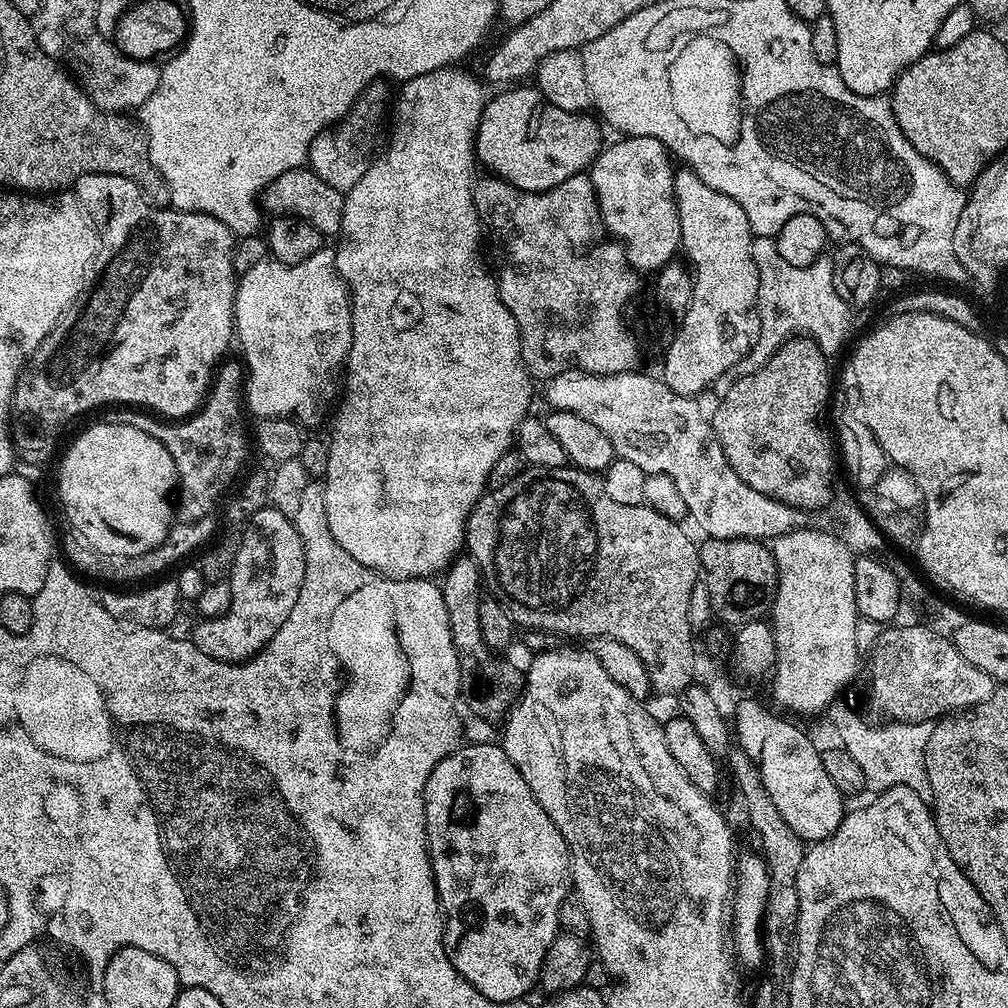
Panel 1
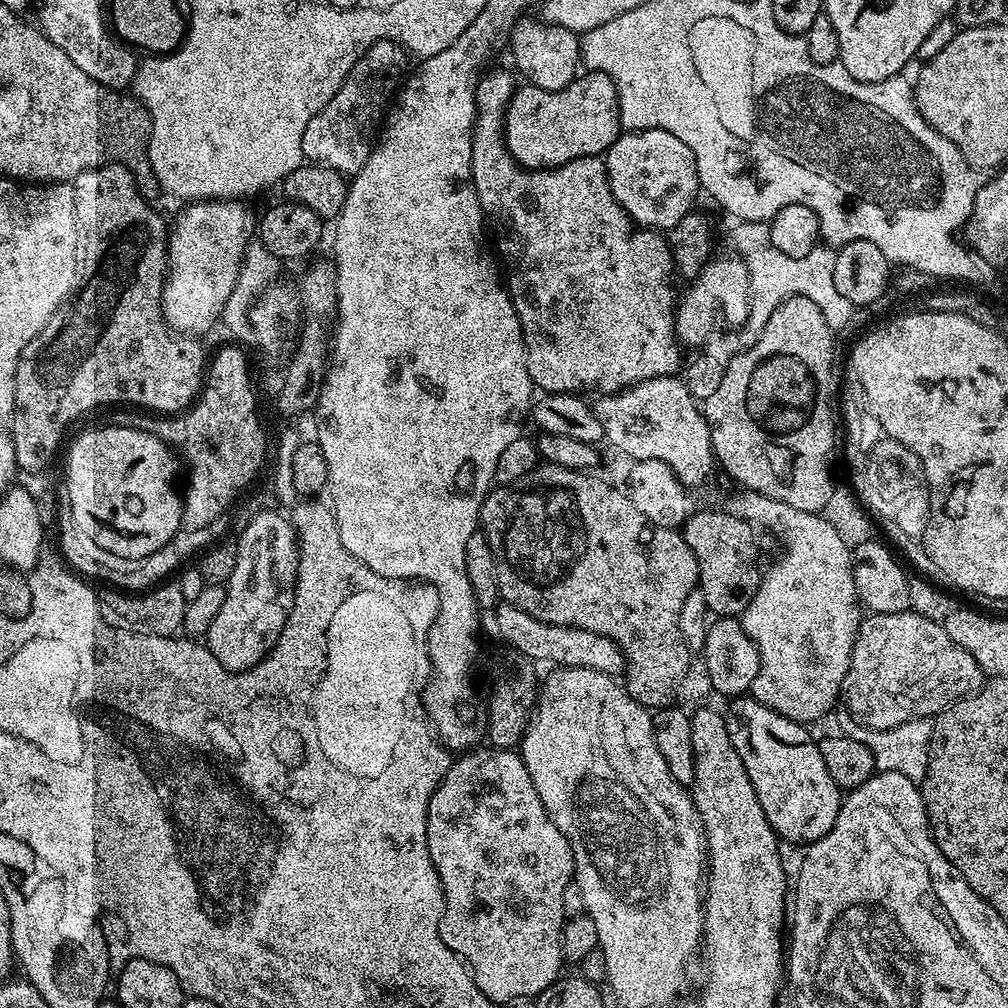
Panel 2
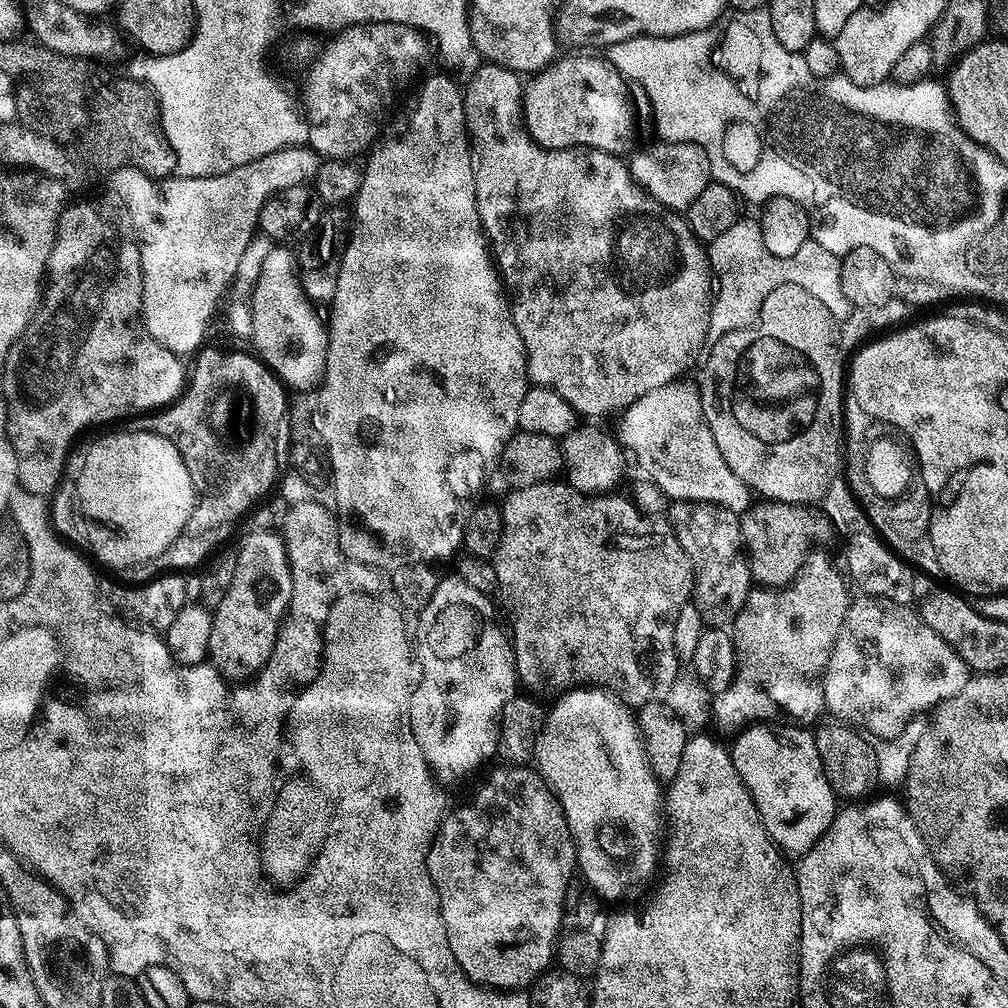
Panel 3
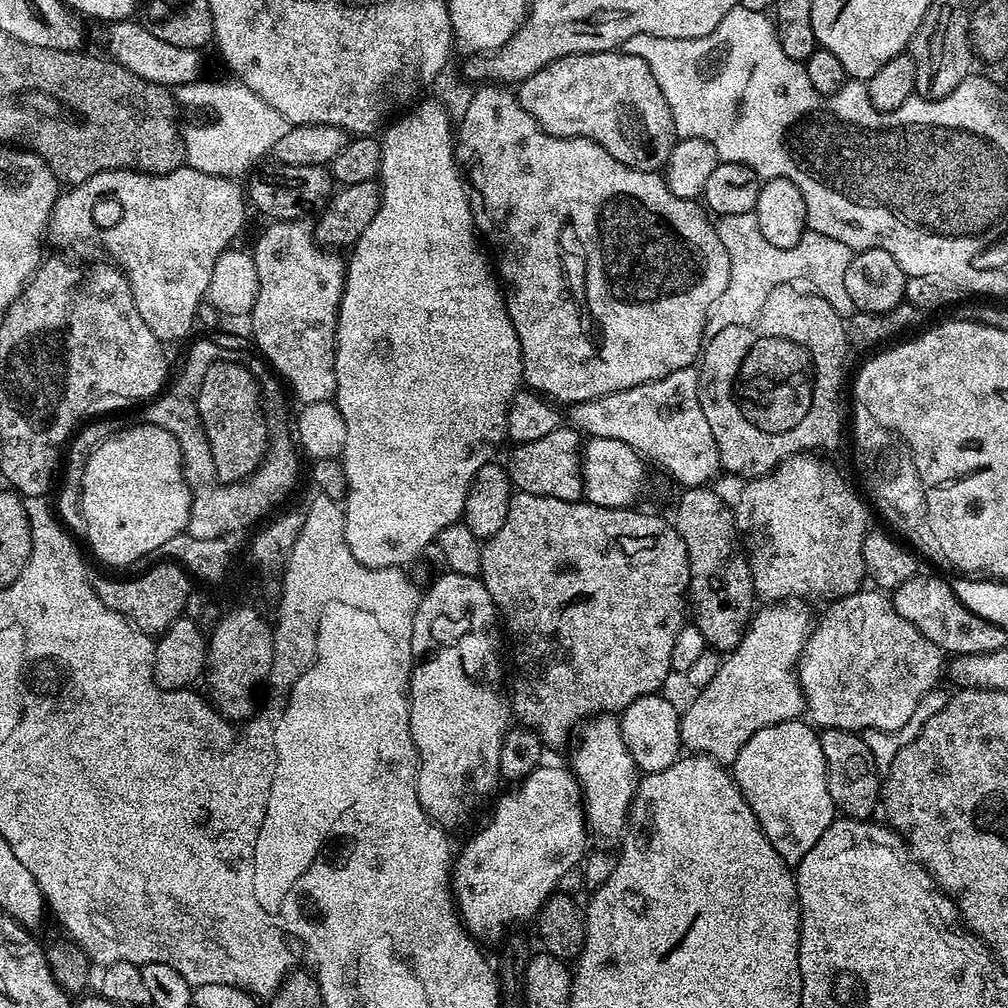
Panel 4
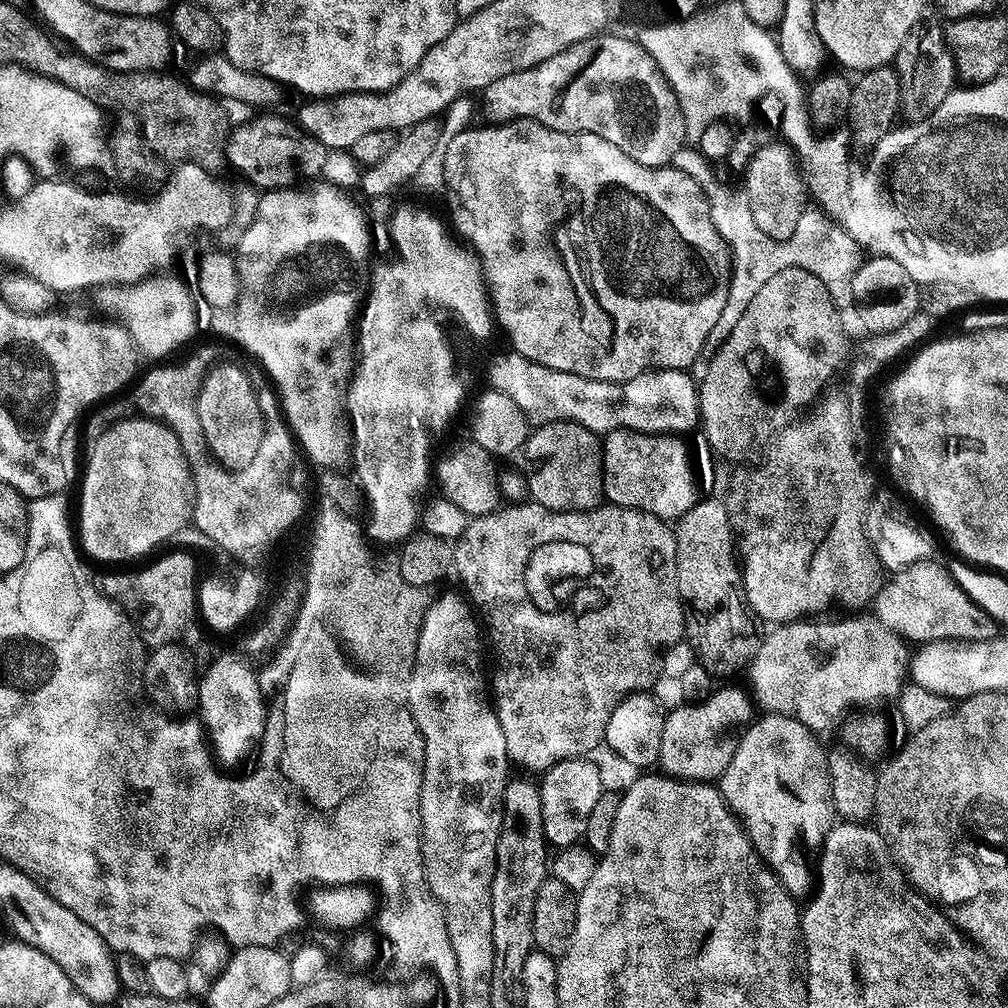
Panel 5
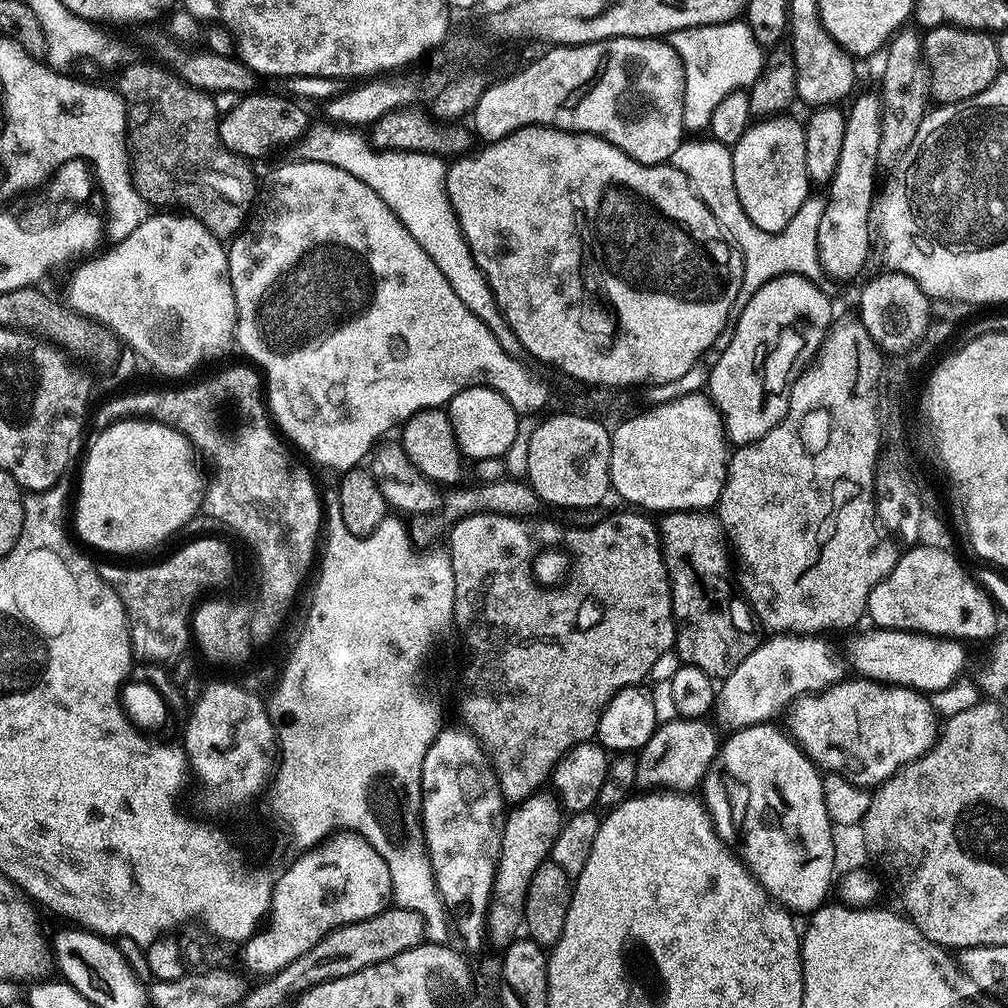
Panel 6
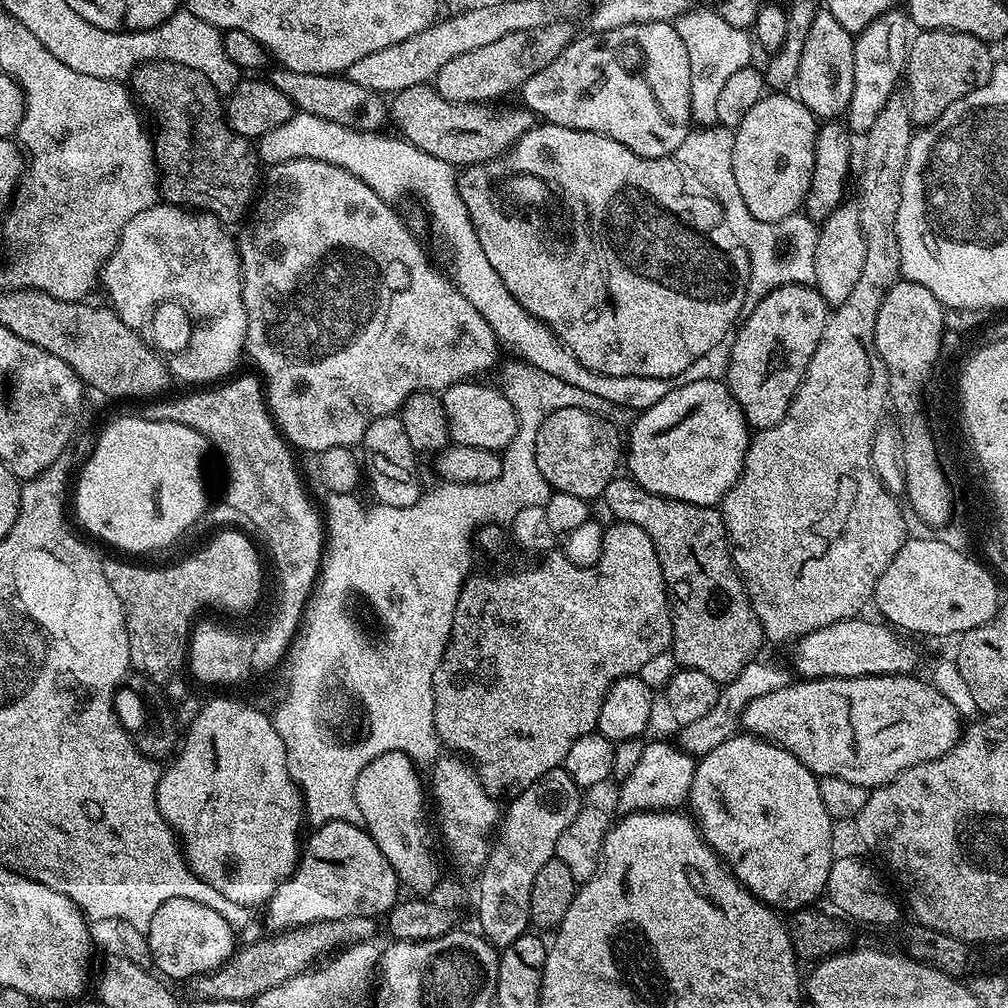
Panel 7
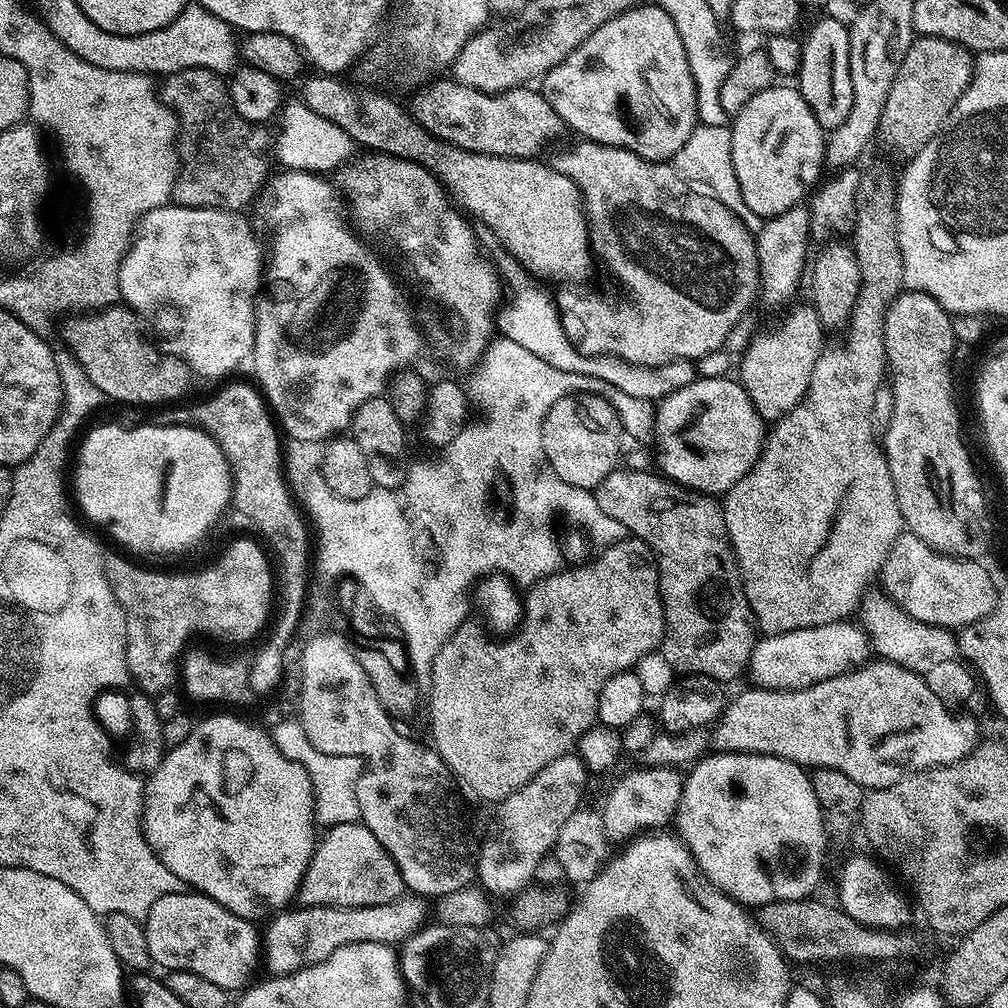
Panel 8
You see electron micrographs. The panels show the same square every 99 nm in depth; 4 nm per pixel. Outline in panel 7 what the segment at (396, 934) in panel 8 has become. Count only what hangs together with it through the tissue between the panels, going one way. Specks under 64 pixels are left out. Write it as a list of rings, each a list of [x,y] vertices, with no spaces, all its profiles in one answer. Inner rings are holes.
[[[355,916],[341,920],[323,920],[317,924],[307,924],[302,928],[281,931],[273,935],[276,936],[273,940],[260,940],[249,948],[241,947],[216,972],[207,972],[204,976],[195,977],[190,987],[202,1000],[226,998],[250,1002],[258,994],[303,973],[311,965],[308,963],[318,959],[323,952],[331,953],[341,946],[371,939],[376,932],[376,924],[377,921],[371,916]]]

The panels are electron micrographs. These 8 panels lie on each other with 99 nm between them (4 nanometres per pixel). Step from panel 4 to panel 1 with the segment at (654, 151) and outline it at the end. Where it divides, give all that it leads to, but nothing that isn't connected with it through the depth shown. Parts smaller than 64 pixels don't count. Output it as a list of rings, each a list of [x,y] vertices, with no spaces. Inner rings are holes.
[[[512,86],[507,90],[500,90],[496,97],[489,99],[484,105],[484,113],[476,131],[476,158],[484,164],[489,173],[499,176],[507,184],[518,186],[527,192],[545,192],[562,182],[566,178],[581,175],[583,170],[591,169],[592,161],[600,155],[601,125],[588,117],[588,114],[567,112],[545,100],[539,88],[529,86]]]

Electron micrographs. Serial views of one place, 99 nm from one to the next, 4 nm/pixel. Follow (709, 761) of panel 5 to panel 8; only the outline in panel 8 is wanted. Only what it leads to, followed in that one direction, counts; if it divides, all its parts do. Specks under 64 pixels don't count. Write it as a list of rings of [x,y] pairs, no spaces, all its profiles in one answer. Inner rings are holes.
[[[636,766],[613,786],[612,793],[604,800],[604,808],[599,809],[606,838],[620,846],[641,834],[667,829],[664,827],[673,823],[683,789],[684,776],[675,768]]]

